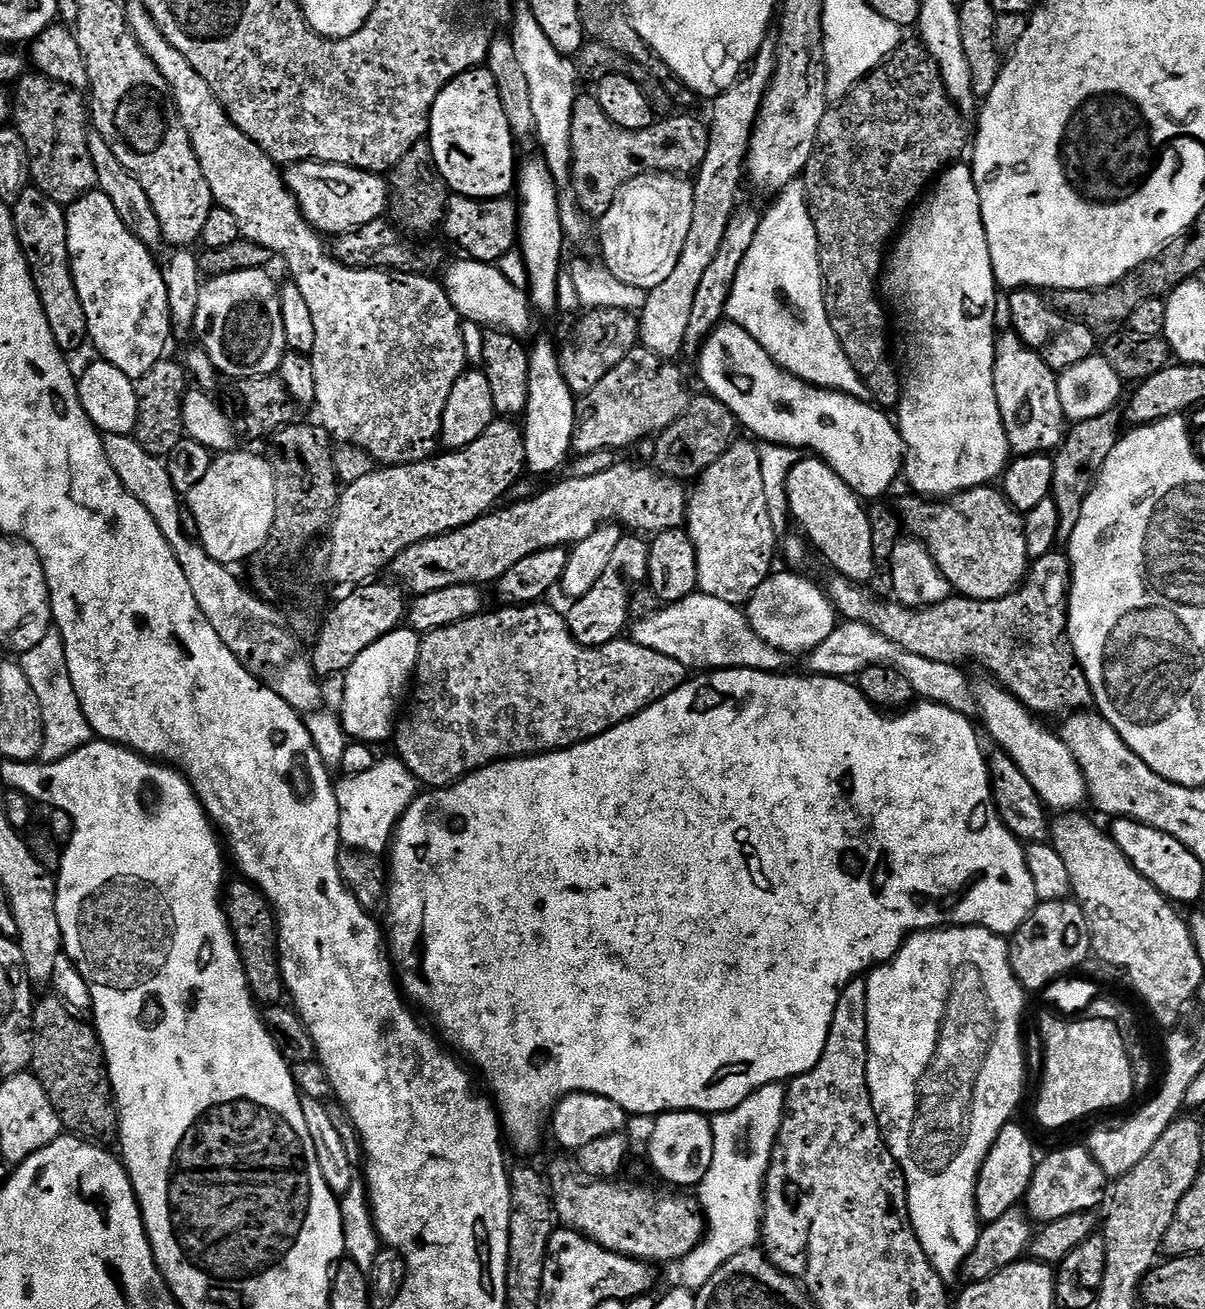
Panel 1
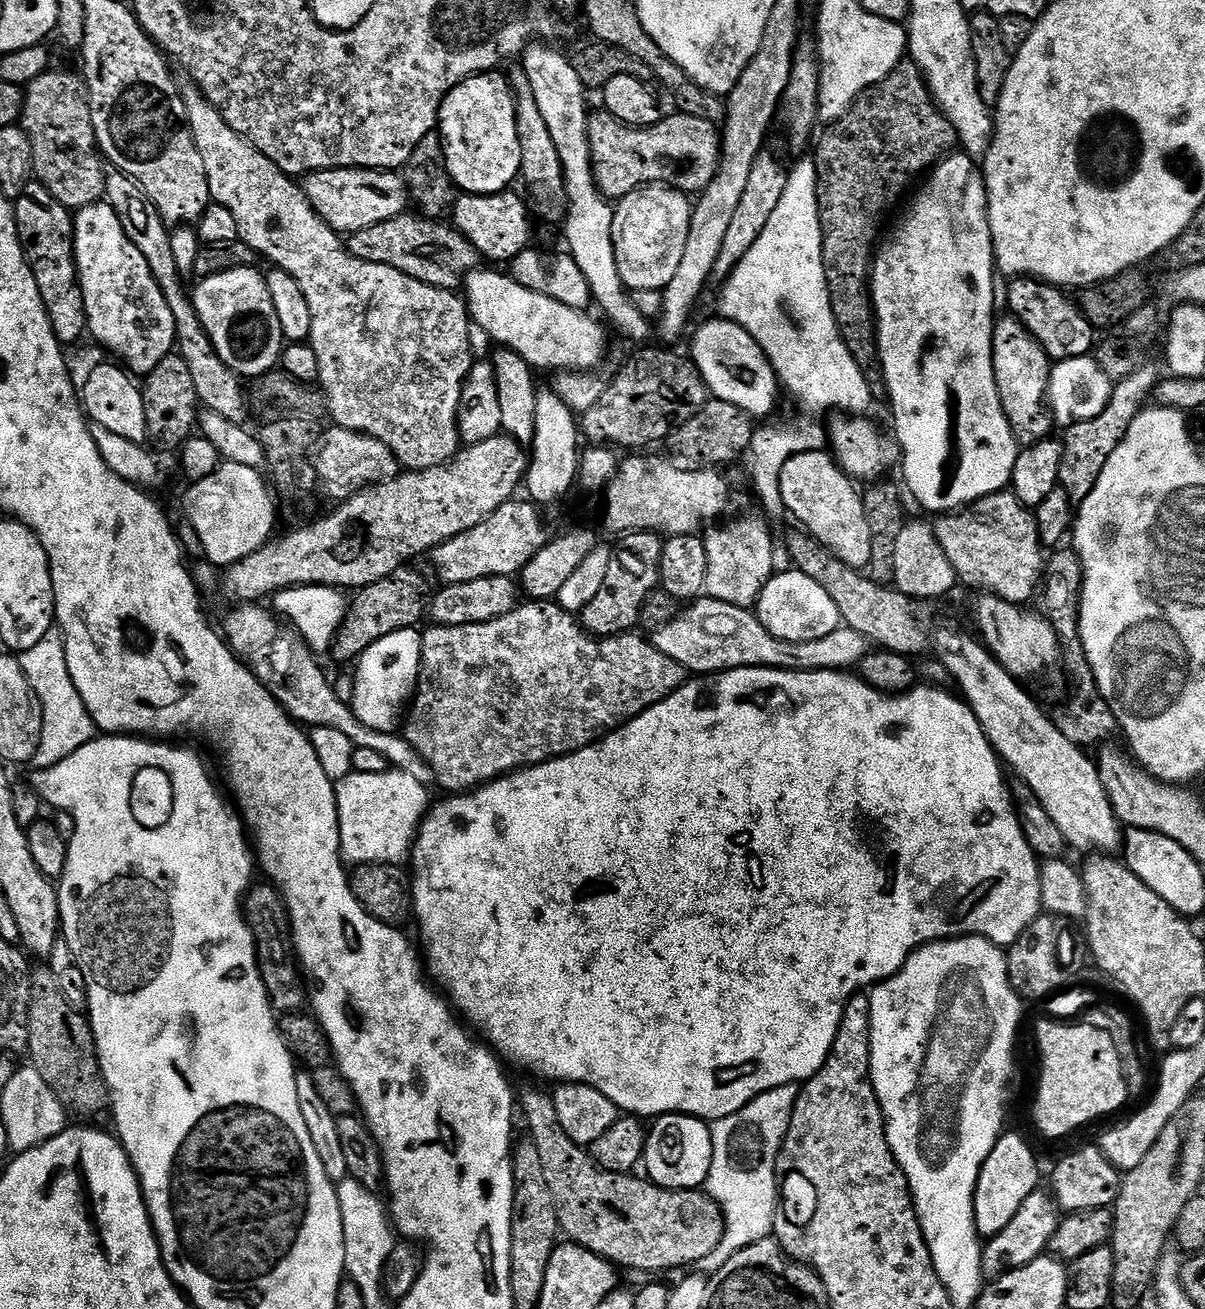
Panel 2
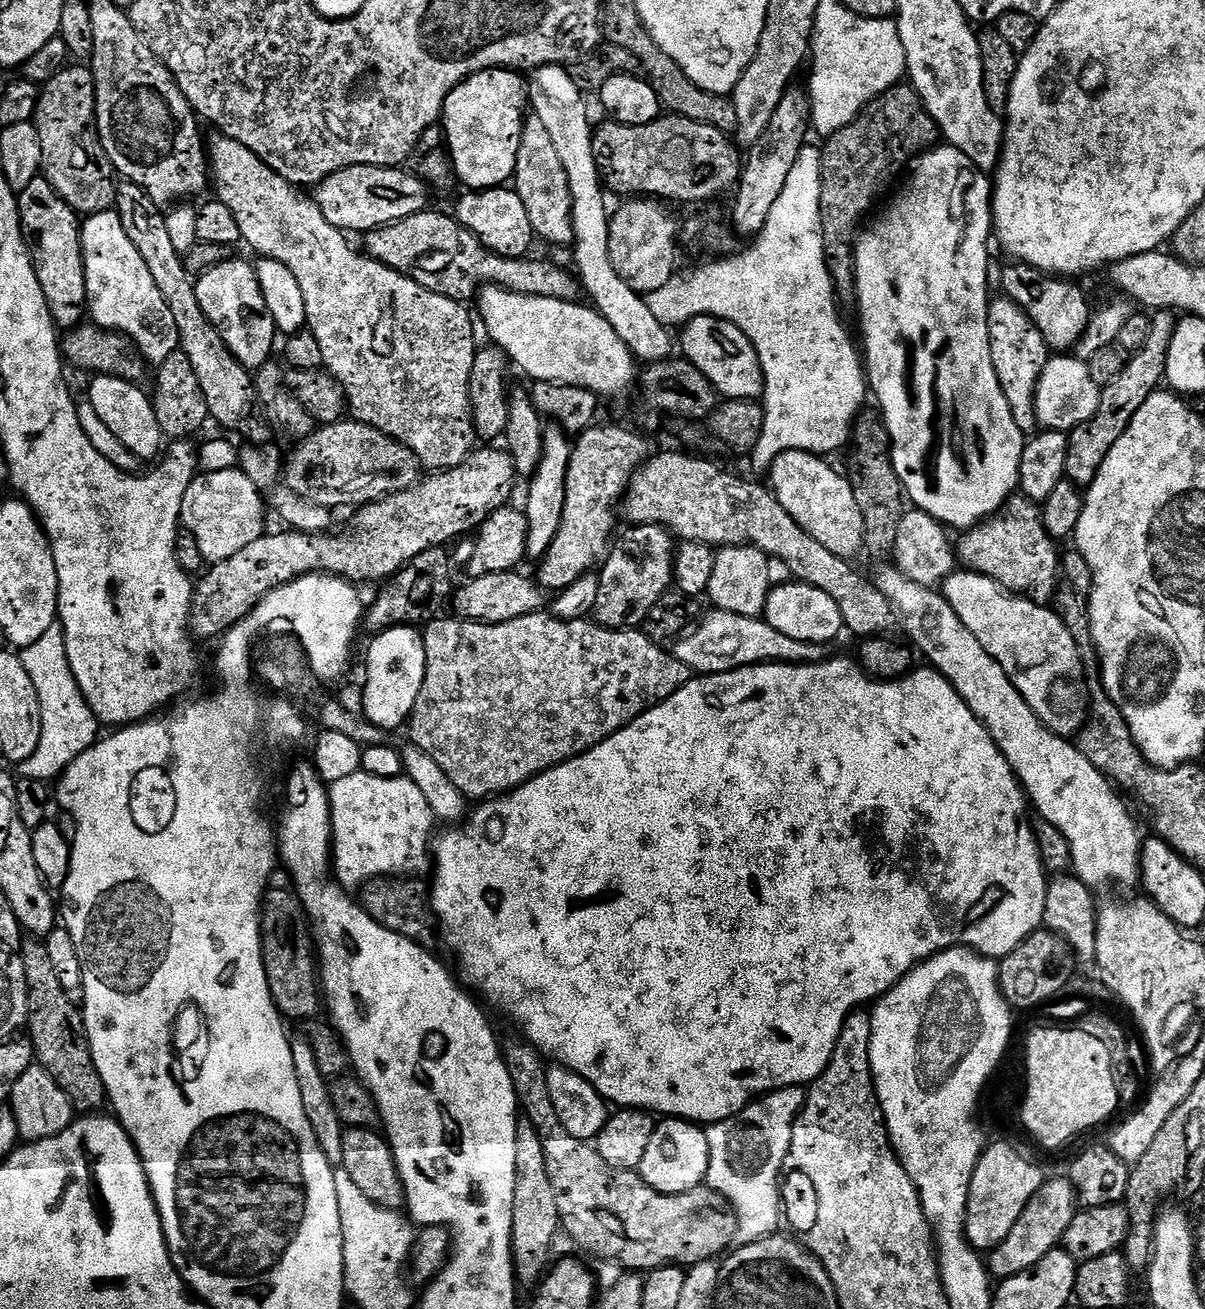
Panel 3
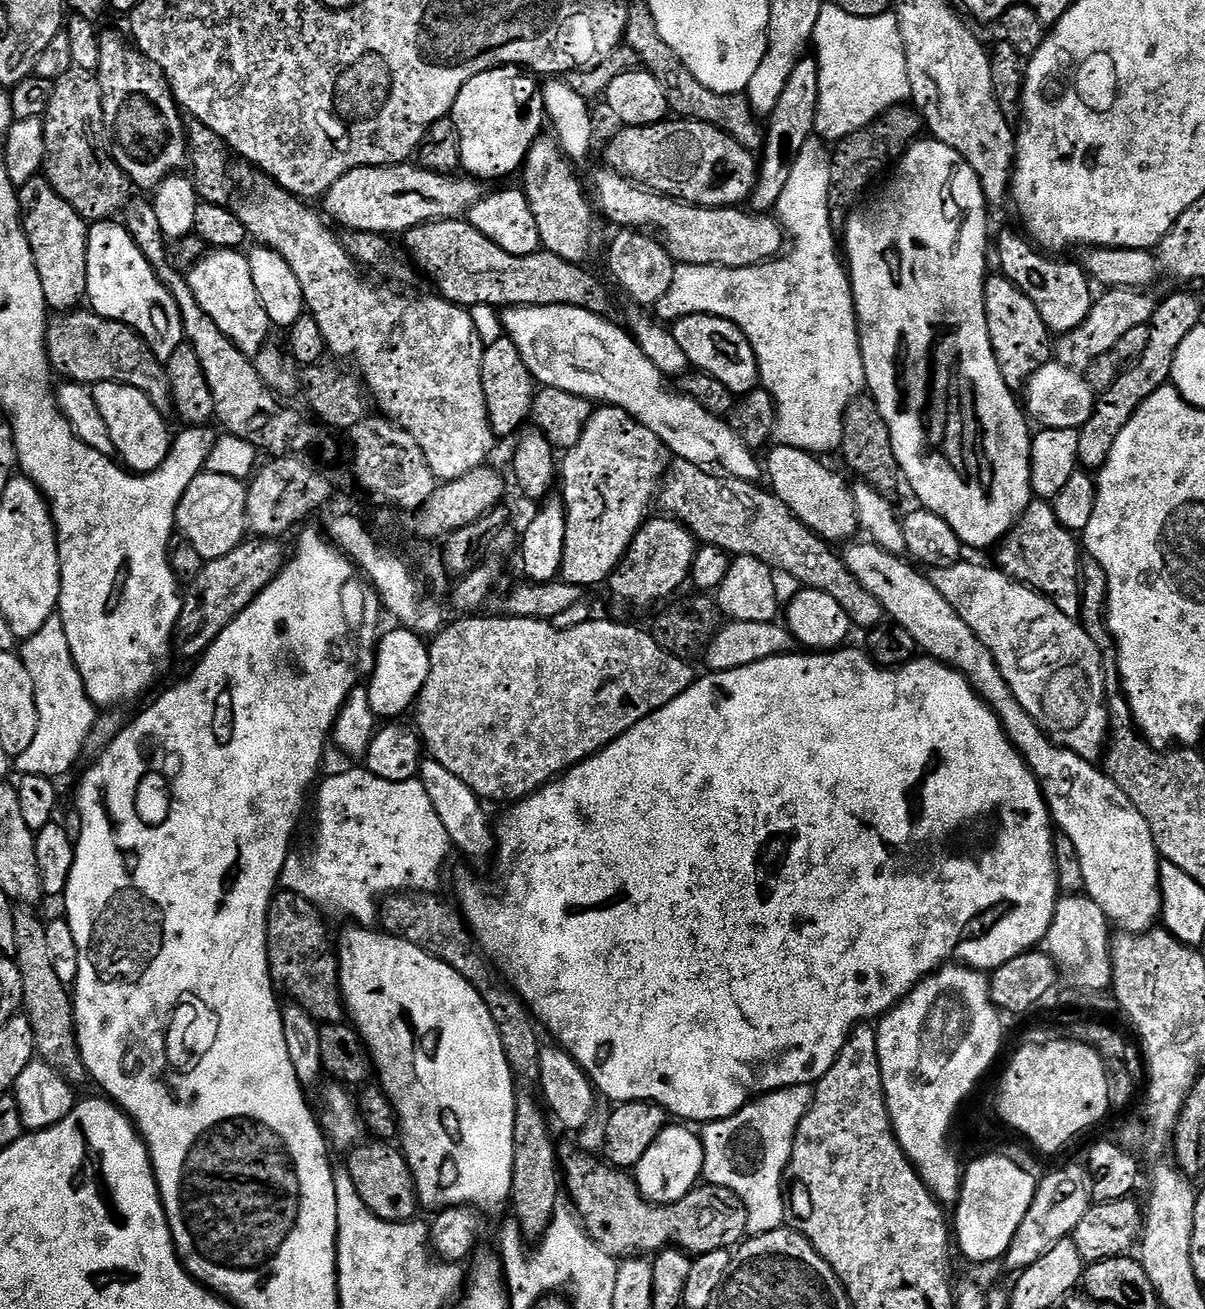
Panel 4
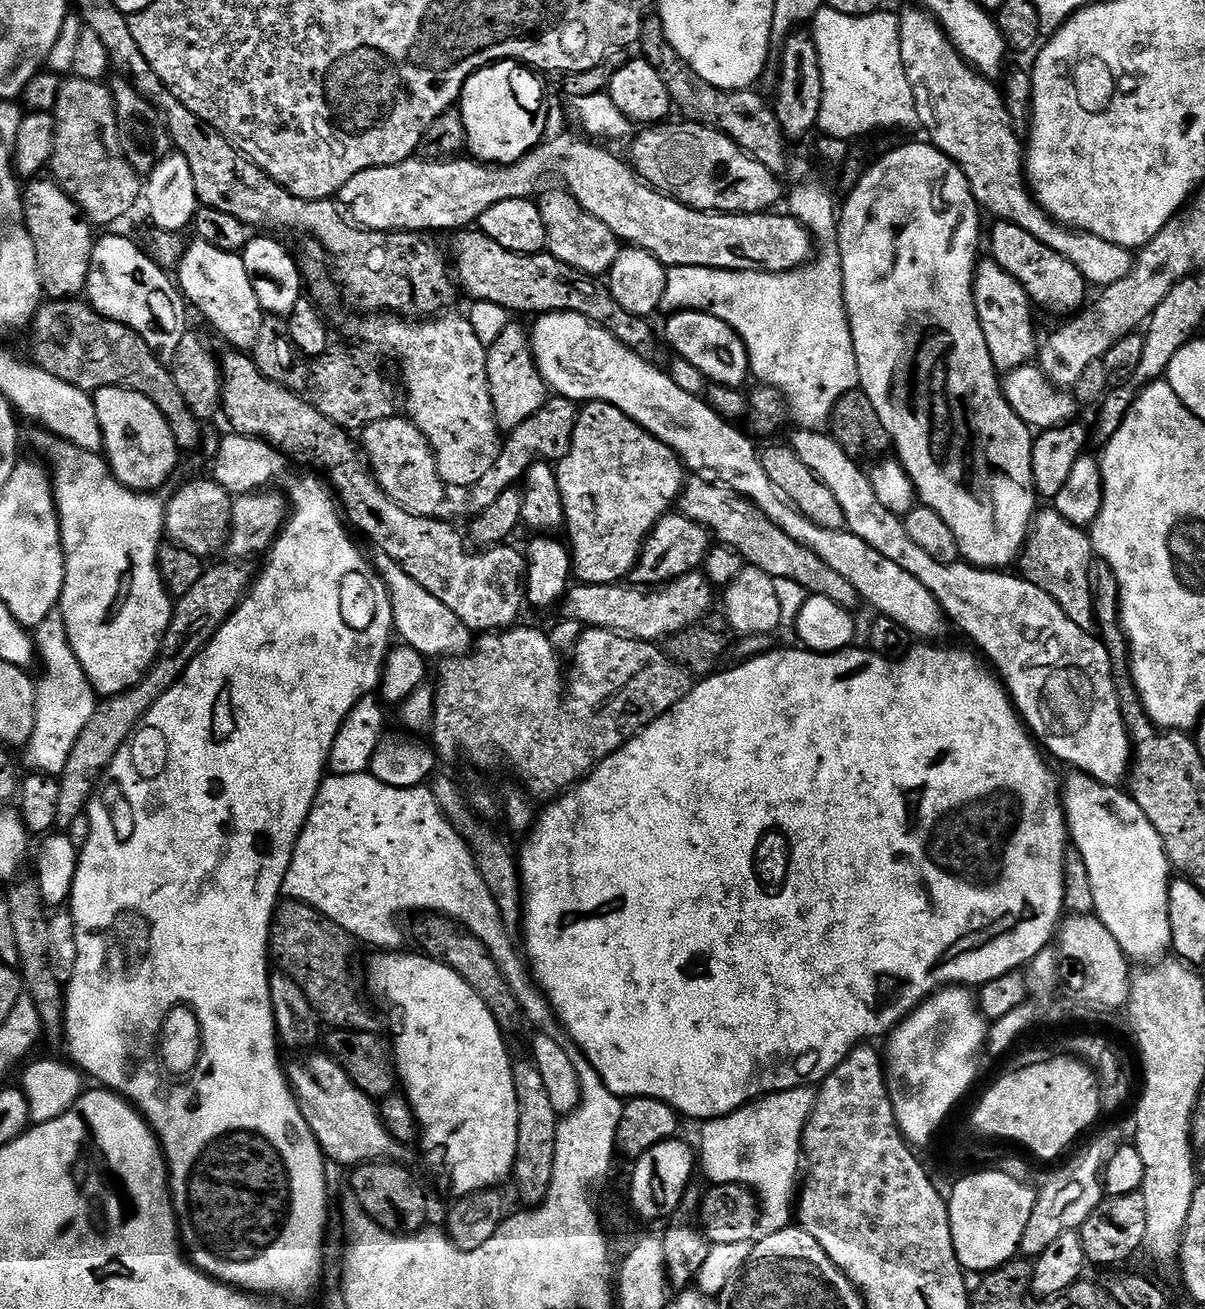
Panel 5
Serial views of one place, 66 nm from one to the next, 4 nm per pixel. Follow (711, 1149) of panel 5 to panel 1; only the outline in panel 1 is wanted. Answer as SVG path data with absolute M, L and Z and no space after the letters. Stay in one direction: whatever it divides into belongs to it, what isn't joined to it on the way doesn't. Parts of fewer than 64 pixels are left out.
M783 1083L767 1084L751 1092L746 1102L734 1106L729 1112L718 1112L711 1117L714 1158L710 1158L710 1170L706 1170L702 1182L698 1185L698 1199L706 1221L705 1238L698 1247L679 1261L679 1283L683 1287L699 1291L726 1261L759 1243L764 1218L764 1179L768 1177L772 1151L778 1146L780 1139L780 1127L784 1121L784 1103L787 1097Z

